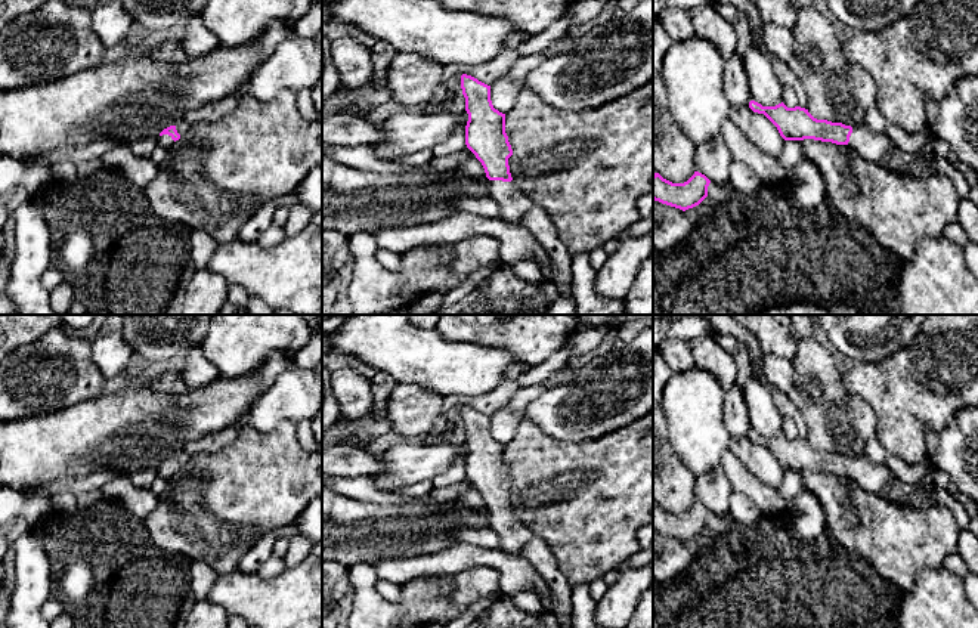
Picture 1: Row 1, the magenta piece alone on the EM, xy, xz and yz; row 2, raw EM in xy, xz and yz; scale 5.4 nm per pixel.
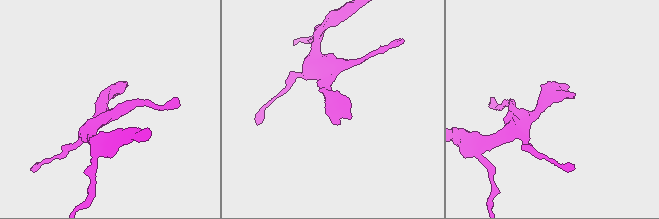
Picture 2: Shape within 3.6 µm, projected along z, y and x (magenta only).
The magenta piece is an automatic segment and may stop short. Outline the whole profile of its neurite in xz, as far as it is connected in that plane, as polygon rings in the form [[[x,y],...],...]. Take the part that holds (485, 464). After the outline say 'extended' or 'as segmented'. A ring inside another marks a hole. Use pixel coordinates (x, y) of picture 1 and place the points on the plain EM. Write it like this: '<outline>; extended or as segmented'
[[[462,405],[461,420],[468,445],[465,476],[485,499],[489,528],[498,533],[499,548],[522,556],[533,533],[514,516],[510,504],[508,489],[513,480],[505,464],[505,445],[493,439],[490,417]]]; extended

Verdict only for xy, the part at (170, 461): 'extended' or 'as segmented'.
extended

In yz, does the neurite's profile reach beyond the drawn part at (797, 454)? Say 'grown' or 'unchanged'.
grown

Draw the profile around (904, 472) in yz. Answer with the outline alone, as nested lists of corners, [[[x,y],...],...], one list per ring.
[[[888,455],[885,465],[895,474],[898,480],[904,483],[914,483],[920,480],[926,474],[926,471],[932,468],[932,464],[929,461],[913,465],[898,457],[891,455]]]

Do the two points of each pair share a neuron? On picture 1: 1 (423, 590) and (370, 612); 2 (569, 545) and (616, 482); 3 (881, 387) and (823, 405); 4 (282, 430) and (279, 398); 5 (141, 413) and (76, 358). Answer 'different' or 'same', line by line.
1: same
2: same
3: different
4: different
5: different

